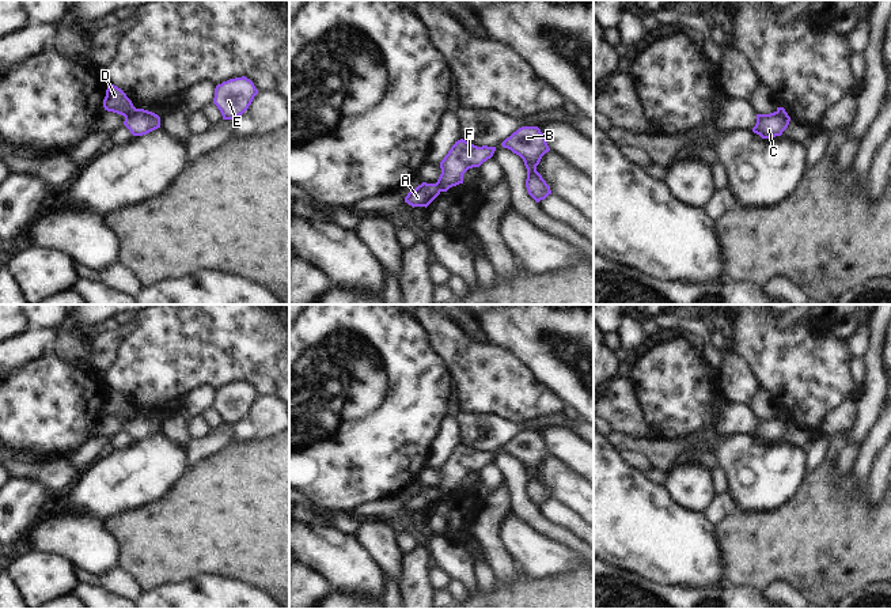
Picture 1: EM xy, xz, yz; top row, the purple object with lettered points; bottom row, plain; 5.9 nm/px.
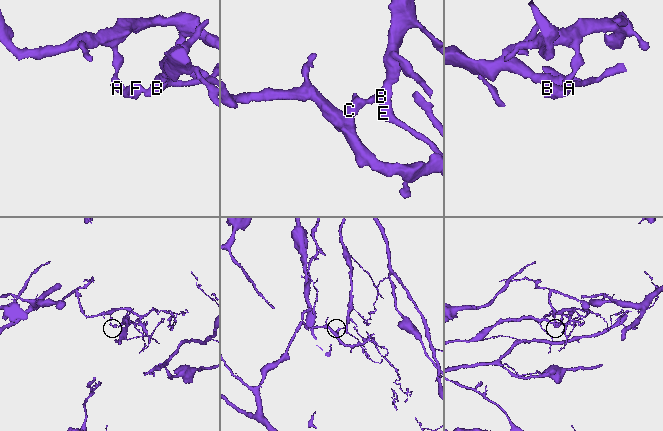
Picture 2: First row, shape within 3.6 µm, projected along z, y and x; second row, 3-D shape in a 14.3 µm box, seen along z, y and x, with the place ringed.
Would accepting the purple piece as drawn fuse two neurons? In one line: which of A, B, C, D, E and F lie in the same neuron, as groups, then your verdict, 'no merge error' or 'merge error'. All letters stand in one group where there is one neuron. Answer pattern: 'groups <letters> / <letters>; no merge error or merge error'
groups A D / B C E F; merge error

